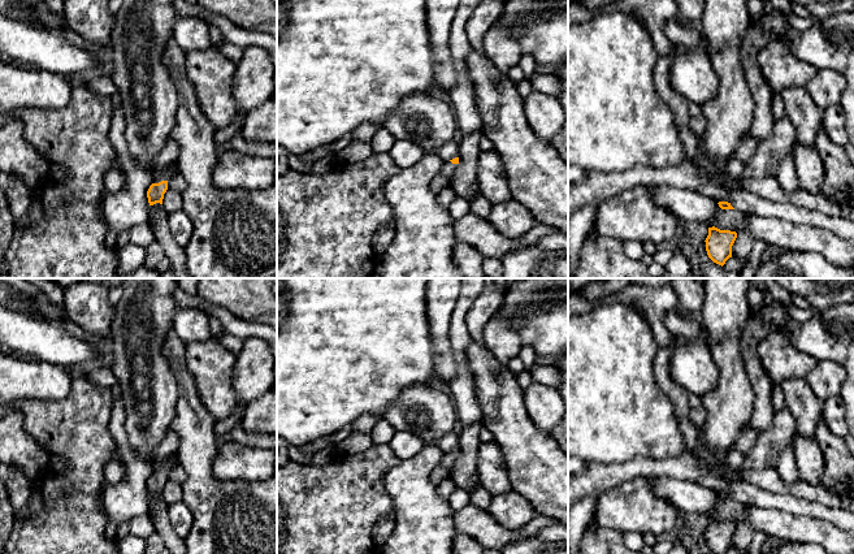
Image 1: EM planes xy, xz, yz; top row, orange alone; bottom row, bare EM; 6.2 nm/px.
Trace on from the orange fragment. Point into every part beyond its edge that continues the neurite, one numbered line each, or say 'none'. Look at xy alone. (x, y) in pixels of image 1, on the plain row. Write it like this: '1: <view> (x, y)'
1: xy (165, 467)

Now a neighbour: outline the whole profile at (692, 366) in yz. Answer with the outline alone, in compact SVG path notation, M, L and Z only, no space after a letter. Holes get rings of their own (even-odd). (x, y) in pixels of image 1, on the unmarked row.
M682 339L672 352L668 372L675 384L699 395L714 389L720 376L706 339Z

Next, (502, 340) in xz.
M497 312L484 328L484 343L495 359L504 367L508 362L519 356L521 341L517 330L504 324Z

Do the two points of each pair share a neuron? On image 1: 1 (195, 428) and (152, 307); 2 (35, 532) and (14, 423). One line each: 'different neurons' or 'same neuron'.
1: different neurons
2: different neurons

